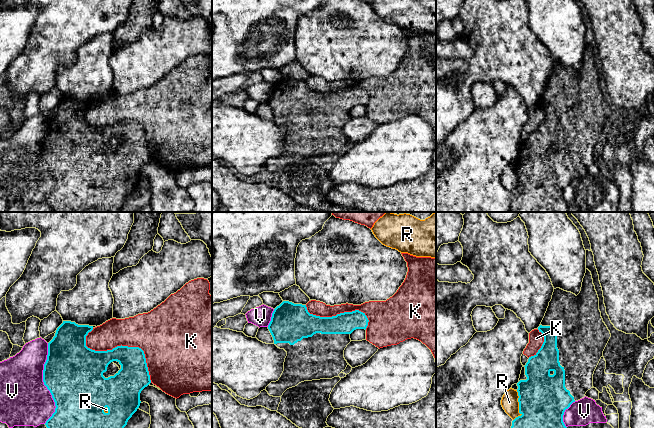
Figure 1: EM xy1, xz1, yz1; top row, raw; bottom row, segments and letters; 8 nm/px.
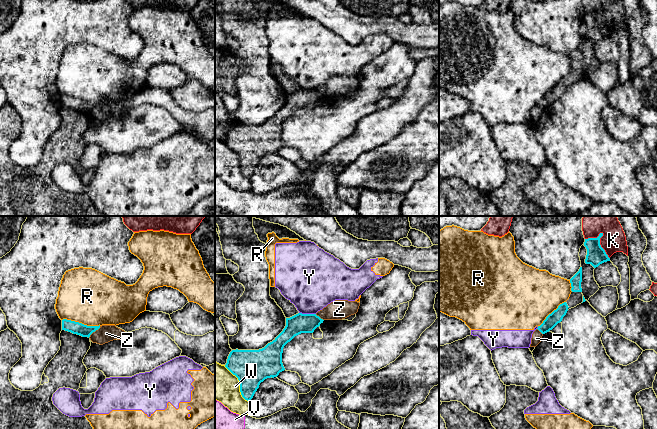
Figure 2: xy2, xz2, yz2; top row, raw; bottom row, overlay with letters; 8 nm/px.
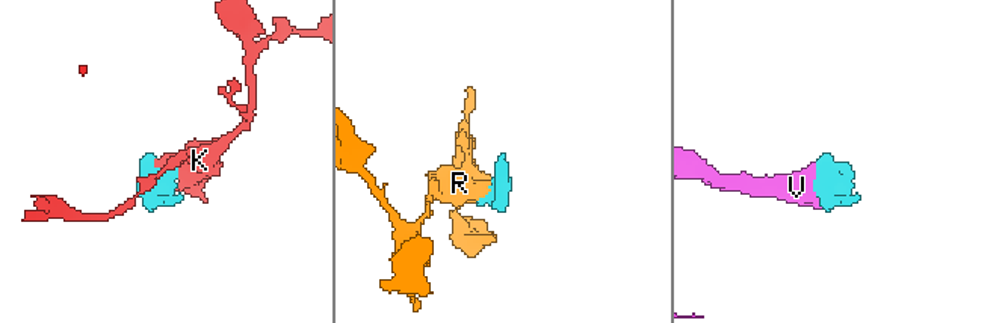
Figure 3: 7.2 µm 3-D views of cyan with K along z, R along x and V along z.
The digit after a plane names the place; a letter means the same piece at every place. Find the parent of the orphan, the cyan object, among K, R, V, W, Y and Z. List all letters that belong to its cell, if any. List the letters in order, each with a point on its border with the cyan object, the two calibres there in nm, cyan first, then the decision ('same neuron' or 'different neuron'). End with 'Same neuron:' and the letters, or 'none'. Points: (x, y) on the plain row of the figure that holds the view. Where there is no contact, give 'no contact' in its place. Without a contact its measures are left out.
K: xy1 (124, 122) | 240/320 nm | different neuron
R: xy2 (81, 99) | 100/440 nm | different neuron
V: xy1 (44, 159) | 480/400 nm | different neuron
W: xz2 (239, 159) | 280/280 nm | different neuron
Y: xz2 (307, 90) | 160/440 nm | different neuron
Z: xy2 (94, 107) | 100/140 nm | different neuron
Same neuron: none

